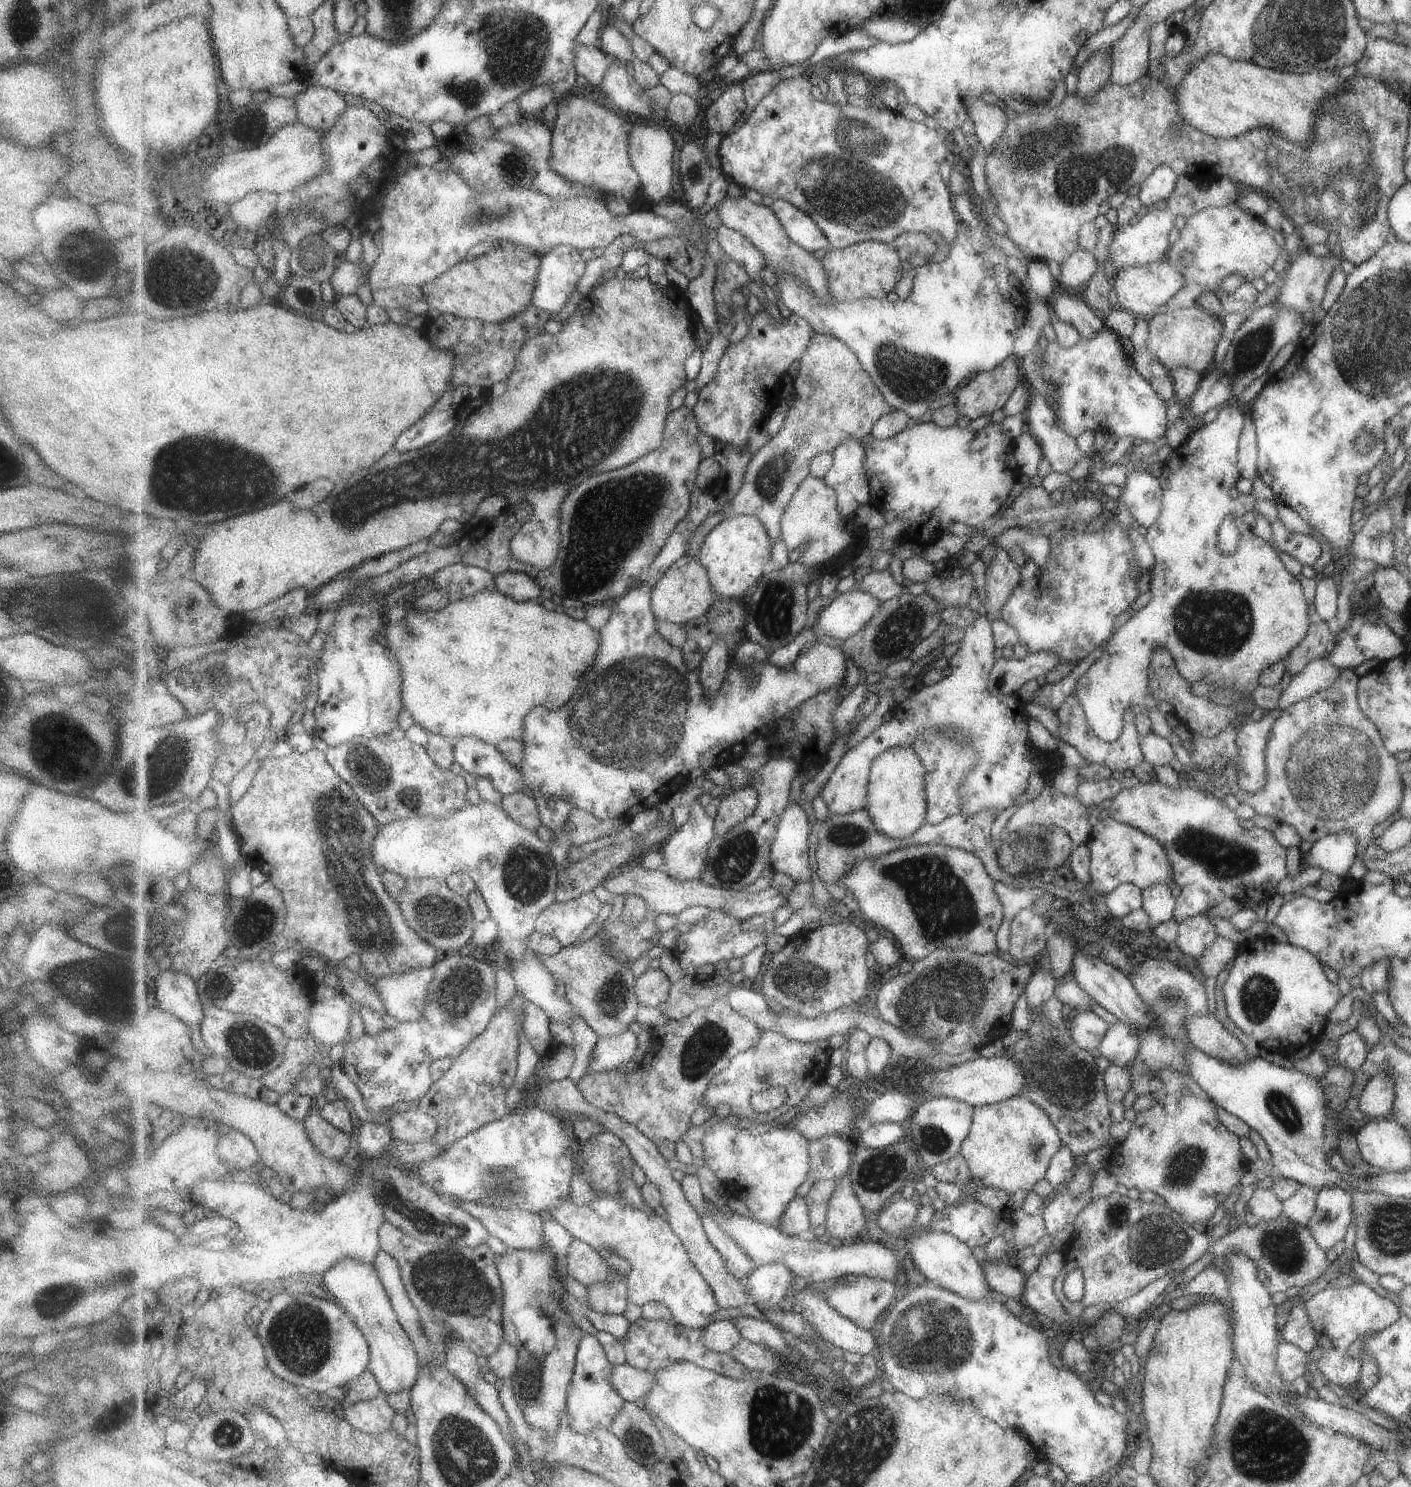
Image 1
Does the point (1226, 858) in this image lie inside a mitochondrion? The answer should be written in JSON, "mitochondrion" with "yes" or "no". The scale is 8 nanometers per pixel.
{"mitochondrion":"yes"}

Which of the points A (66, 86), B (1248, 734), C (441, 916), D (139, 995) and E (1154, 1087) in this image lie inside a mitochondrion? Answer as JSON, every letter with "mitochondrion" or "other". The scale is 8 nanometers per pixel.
{"A":"other","B":"other","C":"mitochondrion","D":"other","E":"other"}

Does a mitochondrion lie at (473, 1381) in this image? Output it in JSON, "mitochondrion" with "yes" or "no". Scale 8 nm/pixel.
{"mitochondrion":"no"}

